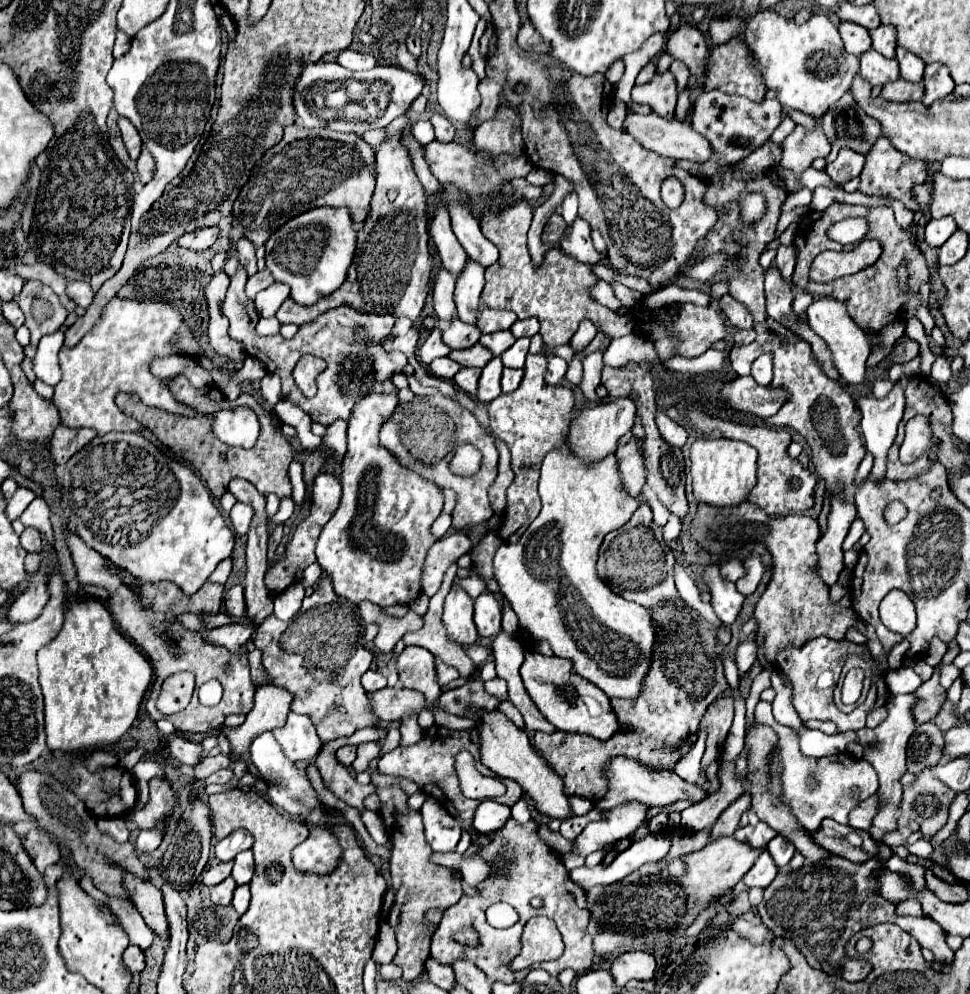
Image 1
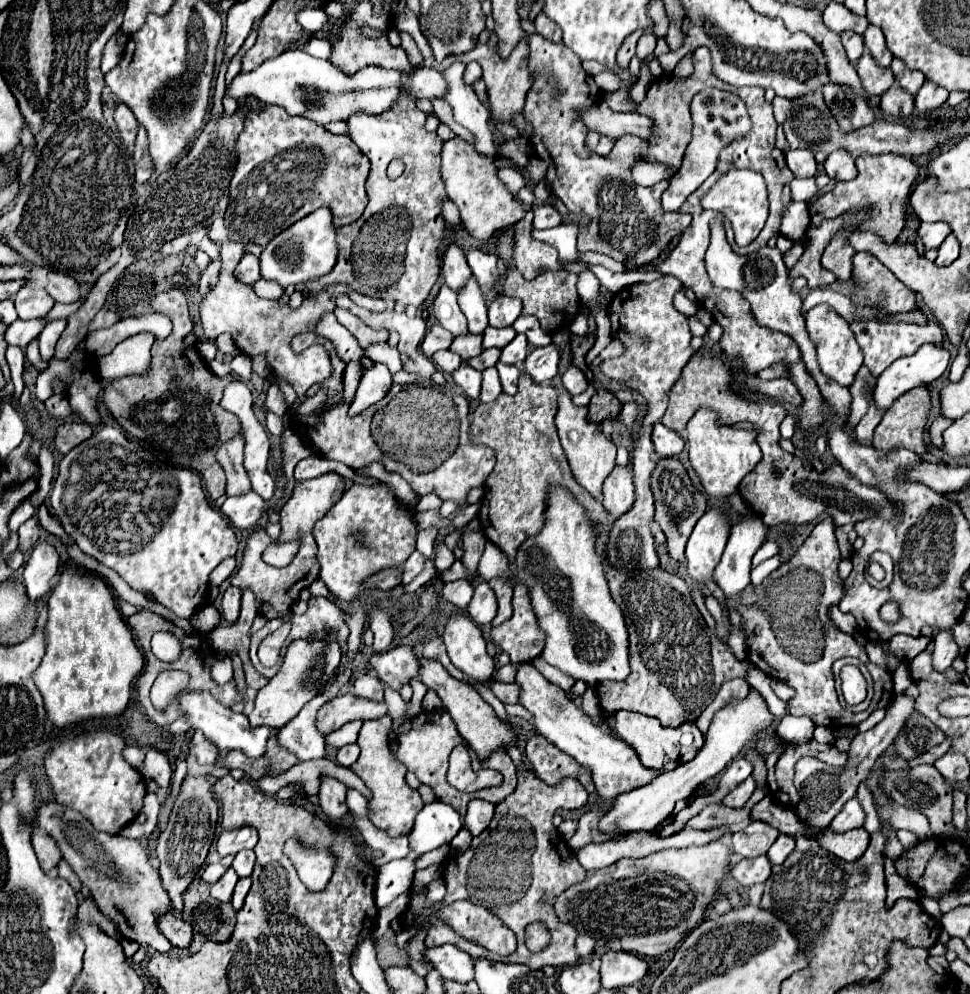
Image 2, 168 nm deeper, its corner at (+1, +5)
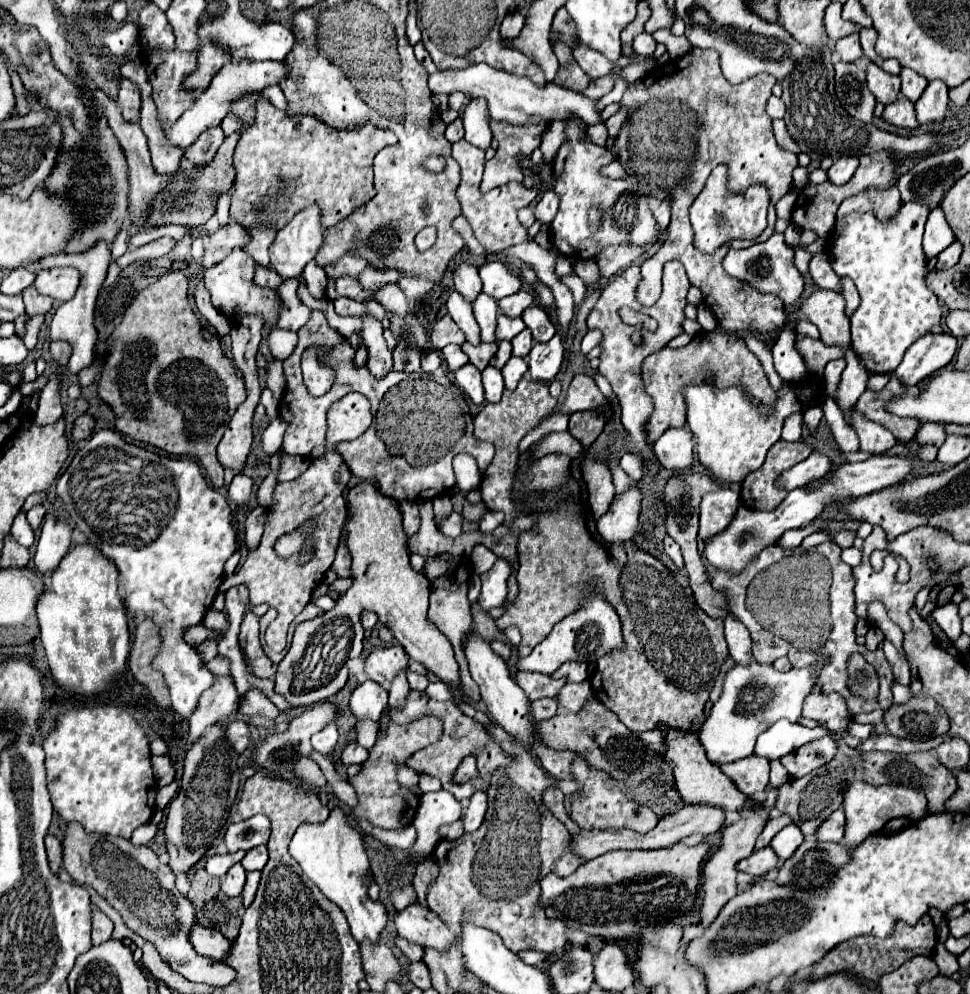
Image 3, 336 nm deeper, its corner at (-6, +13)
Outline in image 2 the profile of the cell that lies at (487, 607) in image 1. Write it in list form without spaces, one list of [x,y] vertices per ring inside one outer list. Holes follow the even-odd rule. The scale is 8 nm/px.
[[[477,582],[473,598],[467,606],[467,612],[469,612],[471,620],[477,624],[489,624],[495,618],[497,600],[495,600],[495,592],[491,590],[491,586],[487,582]]]

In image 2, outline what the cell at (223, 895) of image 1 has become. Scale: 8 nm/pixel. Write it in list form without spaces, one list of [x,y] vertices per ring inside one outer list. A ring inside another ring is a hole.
[[[229,868],[213,886],[211,886],[211,896],[219,902],[229,902],[231,896],[233,896],[233,888],[237,884],[239,876],[235,874],[233,868]]]

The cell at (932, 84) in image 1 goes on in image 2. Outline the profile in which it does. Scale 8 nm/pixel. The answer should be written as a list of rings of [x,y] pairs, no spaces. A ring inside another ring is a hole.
[[[927,80],[915,96],[915,112],[919,116],[925,116],[925,114],[937,110],[941,104],[945,104],[947,96],[949,96],[949,92],[945,92],[943,88],[939,88],[937,84]]]

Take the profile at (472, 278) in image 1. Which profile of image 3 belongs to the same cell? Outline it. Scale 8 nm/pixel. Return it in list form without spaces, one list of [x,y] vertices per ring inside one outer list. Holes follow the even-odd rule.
[[[480,292],[478,298],[472,302],[474,308],[474,316],[476,322],[482,330],[482,342],[492,342],[494,338],[494,330],[496,330],[496,316],[498,316],[498,304],[494,298],[490,298],[488,294]]]

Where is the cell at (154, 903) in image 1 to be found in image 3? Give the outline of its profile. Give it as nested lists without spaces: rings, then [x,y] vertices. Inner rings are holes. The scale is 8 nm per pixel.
[[[194,922],[194,926],[190,928],[190,942],[194,946],[194,950],[202,956],[208,956],[212,960],[222,960],[224,954],[230,948],[230,942],[216,930],[204,928],[198,922]]]

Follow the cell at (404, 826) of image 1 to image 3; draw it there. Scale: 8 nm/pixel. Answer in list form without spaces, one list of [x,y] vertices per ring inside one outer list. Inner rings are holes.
[[[386,712],[384,716],[388,720],[386,734],[376,740],[376,744],[370,748],[368,760],[362,764],[362,770],[354,778],[348,778],[348,782],[354,786],[360,800],[358,808],[352,812],[354,818],[366,818],[374,826],[380,826],[385,830],[396,830],[412,824],[420,804],[420,796],[416,792],[398,784],[396,768],[398,764],[404,764],[416,750],[422,750],[424,746],[440,738],[440,722],[436,722],[436,718],[422,718],[414,724],[400,726],[390,718],[390,712]]]

